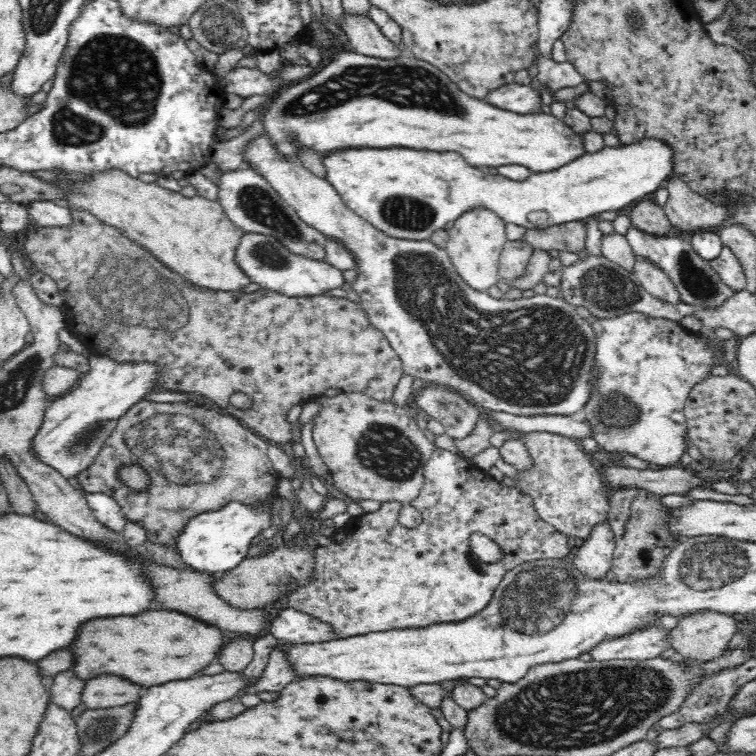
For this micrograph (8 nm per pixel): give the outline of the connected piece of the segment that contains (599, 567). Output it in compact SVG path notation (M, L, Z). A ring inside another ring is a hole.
M607 518L591 530L590 537L582 547L573 550L573 566L588 579L606 577L607 572L612 569L615 548L614 530Z

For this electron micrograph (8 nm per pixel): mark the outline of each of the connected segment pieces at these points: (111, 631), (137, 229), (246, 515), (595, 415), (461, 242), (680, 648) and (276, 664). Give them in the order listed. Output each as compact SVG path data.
M150 610L140 616L98 618L80 628L80 636L72 646L76 654L72 670L86 681L98 674L116 674L142 686L158 686L170 680L192 678L218 661L225 643L224 632L218 626L180 612Z
M117 169L86 176L79 181L61 177L50 181L62 189L62 196L54 202L71 211L86 211L100 223L118 229L166 267L198 287L230 292L240 291L251 283L234 261L234 250L245 231L228 218L219 201L200 195L185 197L156 182L148 183Z
M277 488L268 494L266 500L256 502L256 505L246 505L243 502L230 500L222 509L198 513L192 518L184 532L178 536L176 550L182 560L194 571L204 574L222 574L233 570L246 558L251 547L259 540L264 531L271 527L271 507L280 499Z
M631 312L618 315L613 319L596 319L590 323L594 329L594 341L596 341L596 350L594 350L594 366L590 370L590 398L586 400L583 406L584 418L590 423L590 436L596 440L598 447L607 452L630 453L636 458L646 460L655 468L665 468L679 466L680 458L688 450L687 425L684 423L684 407L690 391L703 380L712 376L712 370L722 365L729 369L734 369L734 363L727 362L724 357L726 354L724 344L727 340L719 338L705 338L701 333L690 333L680 325L679 321L672 321L666 318L652 318L647 314L640 312Z
M478 206L468 210L454 221L448 231L445 251L451 258L452 264L466 284L480 292L488 291L490 286L500 281L499 258L503 246L509 241L506 237L506 222L495 212Z
M698 611L679 618L677 627L668 632L667 637L671 648L680 653L685 660L708 662L723 656L741 623L733 615Z
M280 646L278 649L274 649L274 652L270 655L266 670L258 678L259 681L253 686L254 691L258 692L280 692L287 684L297 681L300 676L295 673L293 664L289 662L287 658L288 646Z

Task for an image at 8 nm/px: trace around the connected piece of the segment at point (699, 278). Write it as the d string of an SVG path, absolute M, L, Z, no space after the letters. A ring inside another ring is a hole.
M633 226L627 232L627 239L637 258L642 258L642 260L654 264L667 274L667 277L678 290L681 302L684 304L701 310L718 310L726 300L730 300L729 298L738 292L724 283L718 271L692 248L688 240L671 239L665 236L654 237L654 235L648 235Z

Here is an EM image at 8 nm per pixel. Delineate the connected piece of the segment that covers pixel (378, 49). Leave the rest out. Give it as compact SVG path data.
M343 12L338 24L348 37L350 43L348 50L380 59L394 59L405 54L394 42L384 36L384 32L380 31L380 27L368 14Z

